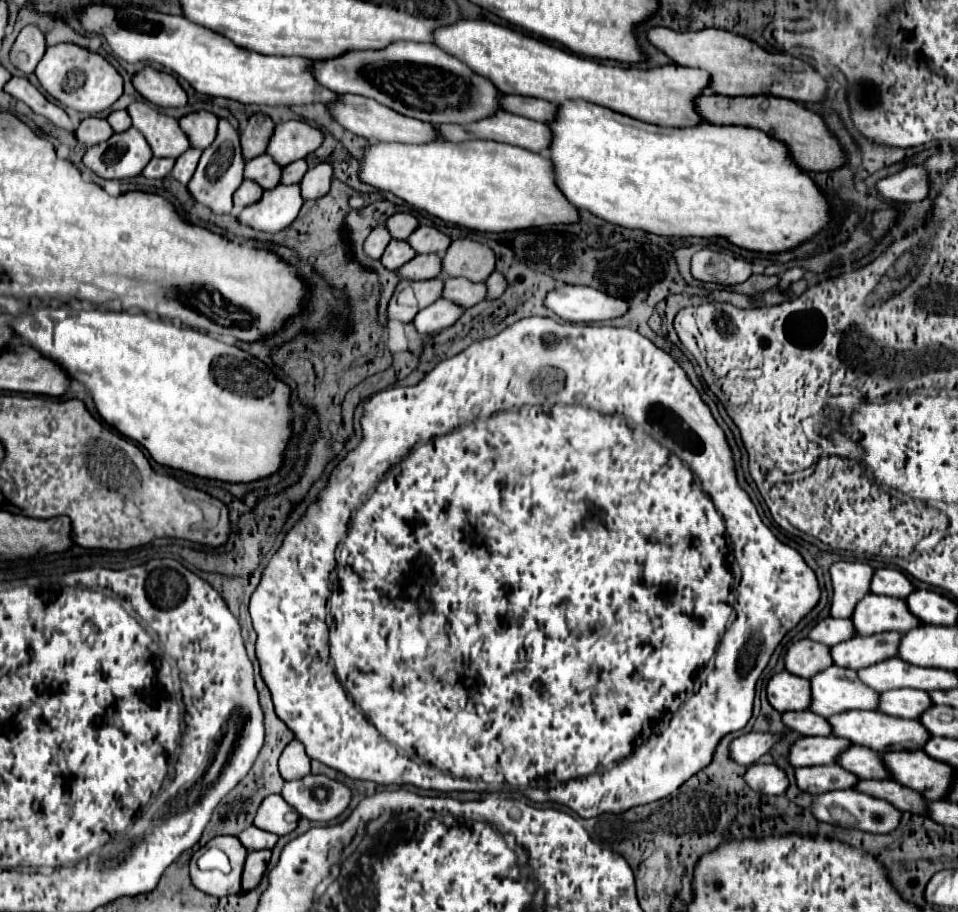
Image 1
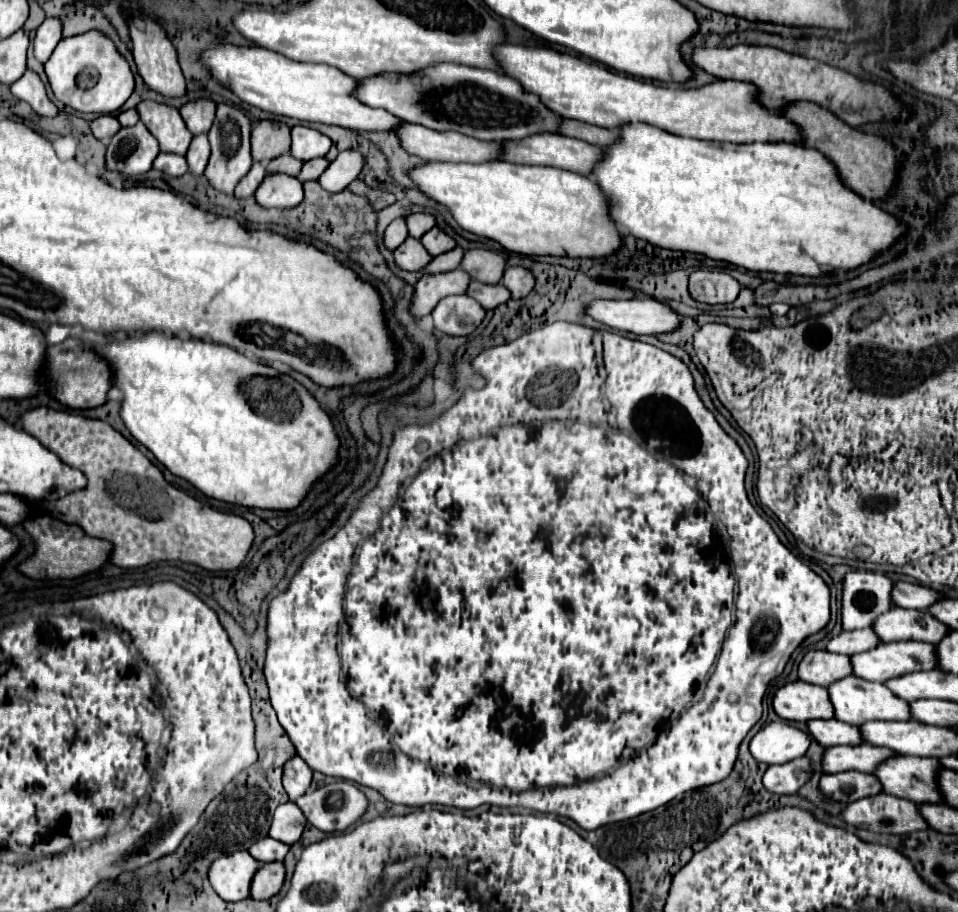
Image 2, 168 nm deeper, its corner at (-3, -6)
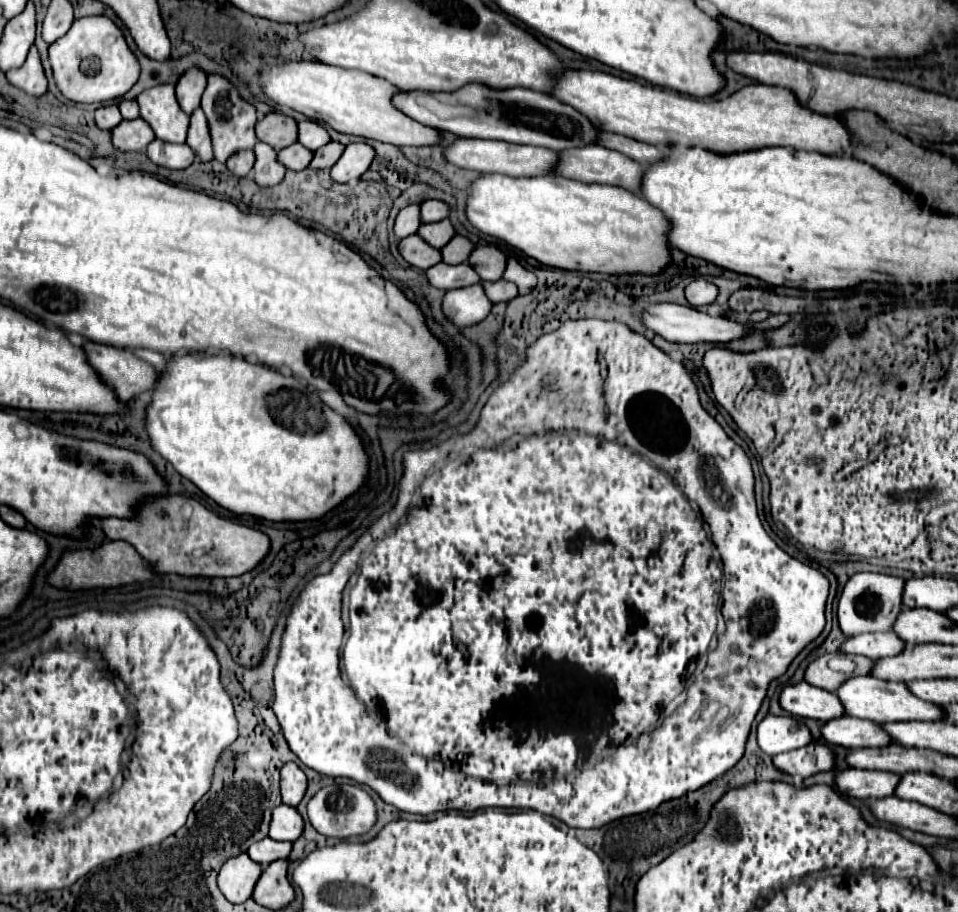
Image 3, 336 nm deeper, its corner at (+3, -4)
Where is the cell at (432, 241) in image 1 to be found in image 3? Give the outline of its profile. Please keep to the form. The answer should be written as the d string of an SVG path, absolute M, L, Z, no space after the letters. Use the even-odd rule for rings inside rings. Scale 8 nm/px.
M448 218L442 220L442 222L434 222L434 224L422 224L420 230L418 230L418 236L422 236L430 246L434 246L438 250L442 246L446 246L452 240L454 234L456 234L454 226Z

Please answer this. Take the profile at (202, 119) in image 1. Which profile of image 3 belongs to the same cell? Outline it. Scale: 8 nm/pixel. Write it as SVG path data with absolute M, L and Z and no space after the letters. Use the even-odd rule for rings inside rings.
M188 68L176 82L178 104L186 114L192 114L200 106L202 92L206 88L206 72L202 68Z

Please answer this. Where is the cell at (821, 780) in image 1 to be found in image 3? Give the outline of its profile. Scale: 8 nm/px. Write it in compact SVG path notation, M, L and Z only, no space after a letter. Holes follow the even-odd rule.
M848 768L836 774L836 786L848 798L884 798L894 794L898 774Z

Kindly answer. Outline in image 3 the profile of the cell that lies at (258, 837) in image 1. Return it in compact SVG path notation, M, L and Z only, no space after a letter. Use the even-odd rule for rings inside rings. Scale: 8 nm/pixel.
M264 838L248 848L248 856L266 868L274 860L288 858L290 850L292 850L292 842L276 842L272 838Z

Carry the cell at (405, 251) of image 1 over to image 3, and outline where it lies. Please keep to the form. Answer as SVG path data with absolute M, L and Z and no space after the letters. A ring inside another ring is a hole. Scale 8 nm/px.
M412 234L404 240L400 240L398 250L406 262L410 262L412 266L416 266L420 270L428 270L430 266L442 262L442 254L436 248L432 248L428 242L424 242L418 234Z

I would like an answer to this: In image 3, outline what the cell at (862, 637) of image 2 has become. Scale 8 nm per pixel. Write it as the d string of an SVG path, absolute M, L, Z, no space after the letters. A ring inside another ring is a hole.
M872 632L872 634L860 634L852 636L842 644L842 652L846 654L862 654L868 658L888 658L894 654L900 654L906 648L902 638L894 632Z

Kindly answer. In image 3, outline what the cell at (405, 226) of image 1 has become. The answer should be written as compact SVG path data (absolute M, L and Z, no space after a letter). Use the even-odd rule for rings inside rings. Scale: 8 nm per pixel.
M426 200L422 202L422 222L440 222L448 218L450 206L442 200Z

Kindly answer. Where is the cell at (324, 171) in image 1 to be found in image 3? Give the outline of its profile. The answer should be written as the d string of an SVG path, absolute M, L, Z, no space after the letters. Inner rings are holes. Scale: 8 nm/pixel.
M358 142L358 144L348 144L342 158L330 168L330 174L336 182L352 182L358 180L372 164L376 152L370 144Z

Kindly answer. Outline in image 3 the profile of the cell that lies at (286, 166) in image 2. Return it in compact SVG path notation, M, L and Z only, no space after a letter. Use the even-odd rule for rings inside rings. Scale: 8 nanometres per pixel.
M298 142L278 152L278 160L286 168L290 168L290 170L304 170L304 168L308 168L308 164L312 162L312 156L314 156L314 152L312 150L306 150Z

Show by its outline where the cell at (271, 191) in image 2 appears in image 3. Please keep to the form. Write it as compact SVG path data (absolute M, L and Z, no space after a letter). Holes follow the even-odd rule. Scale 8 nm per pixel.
M258 142L254 146L254 152L256 152L256 164L254 164L256 184L260 184L260 186L278 184L284 178L284 172L286 172L286 168L278 162L278 156L276 156L278 152L264 142Z

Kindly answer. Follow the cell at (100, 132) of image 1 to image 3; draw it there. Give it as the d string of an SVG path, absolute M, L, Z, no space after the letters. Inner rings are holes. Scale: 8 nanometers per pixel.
M112 104L112 106L102 106L102 108L96 110L96 124L98 124L98 128L102 128L102 130L112 130L112 128L116 128L120 122L122 122L122 114L120 114L120 110L118 110L116 104Z

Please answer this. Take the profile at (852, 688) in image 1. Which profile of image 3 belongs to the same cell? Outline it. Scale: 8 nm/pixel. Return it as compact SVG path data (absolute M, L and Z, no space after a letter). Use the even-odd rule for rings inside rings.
M854 676L846 680L838 690L838 698L842 700L846 714L856 718L866 718L872 722L902 722L902 720L942 720L942 710L938 704L924 702L910 694L910 688L902 682L888 682L874 676Z

